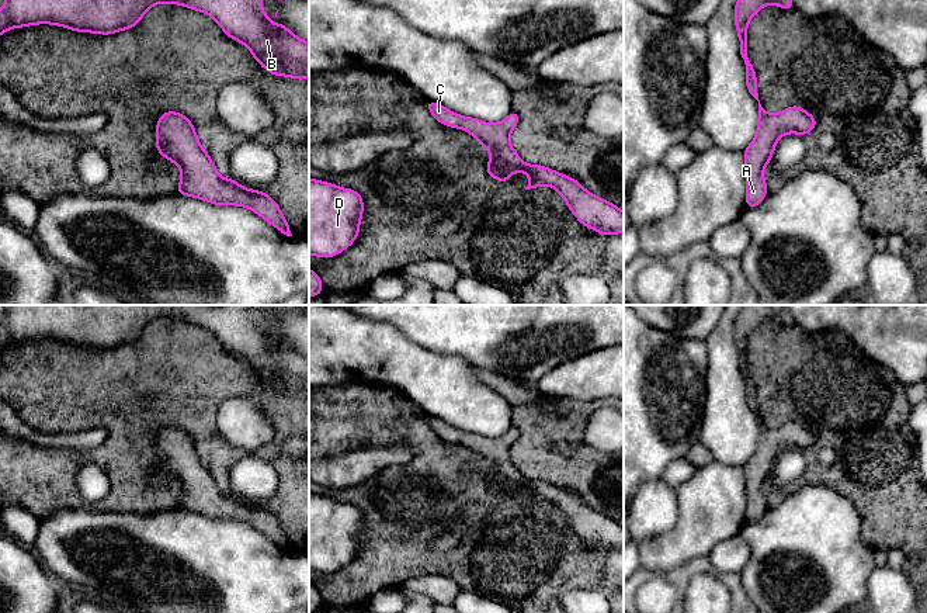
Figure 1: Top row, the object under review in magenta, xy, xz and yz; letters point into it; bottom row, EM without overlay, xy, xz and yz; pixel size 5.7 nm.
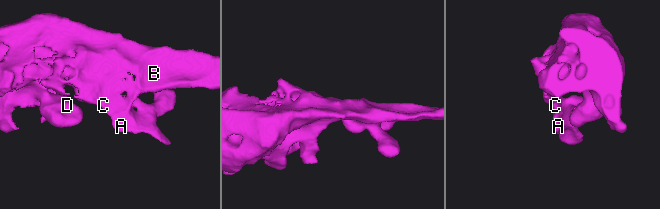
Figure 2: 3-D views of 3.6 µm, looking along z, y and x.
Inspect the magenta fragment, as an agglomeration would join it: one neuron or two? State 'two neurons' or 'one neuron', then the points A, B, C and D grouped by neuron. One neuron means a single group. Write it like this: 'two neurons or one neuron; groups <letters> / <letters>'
one neuron; groups A B C D

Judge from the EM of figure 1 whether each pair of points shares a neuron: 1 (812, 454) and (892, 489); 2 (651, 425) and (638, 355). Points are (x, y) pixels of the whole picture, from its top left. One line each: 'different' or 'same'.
1: same
2: same

